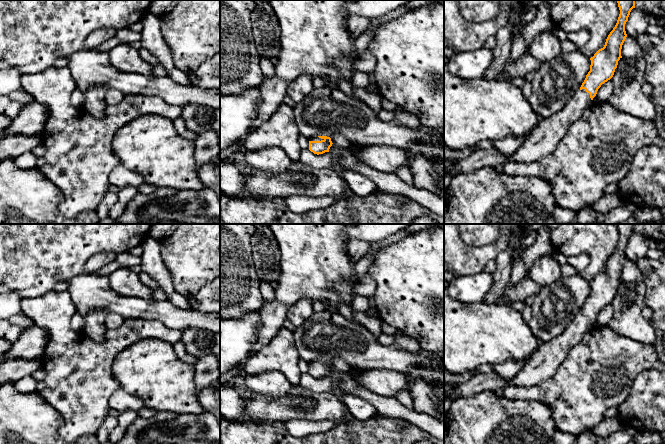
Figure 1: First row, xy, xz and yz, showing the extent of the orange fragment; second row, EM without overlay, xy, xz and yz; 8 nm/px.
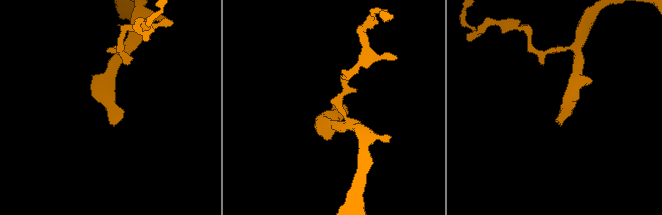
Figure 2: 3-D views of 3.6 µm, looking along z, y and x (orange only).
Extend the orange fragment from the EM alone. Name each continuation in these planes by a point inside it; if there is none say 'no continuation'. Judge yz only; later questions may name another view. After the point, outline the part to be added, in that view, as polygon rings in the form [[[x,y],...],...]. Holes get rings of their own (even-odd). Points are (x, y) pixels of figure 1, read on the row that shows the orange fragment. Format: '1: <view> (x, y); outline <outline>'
1: yz (543, 140); outline [[[585,89],[576,92],[559,112],[542,118],[510,160],[518,163],[534,162],[551,154],[570,125],[582,116],[591,103],[590,94]]]

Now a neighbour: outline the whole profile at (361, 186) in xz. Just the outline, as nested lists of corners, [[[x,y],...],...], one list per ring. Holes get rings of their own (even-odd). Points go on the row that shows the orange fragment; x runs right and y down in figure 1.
[[[346,169],[341,175],[356,196],[366,197],[377,191],[375,183],[363,174]]]

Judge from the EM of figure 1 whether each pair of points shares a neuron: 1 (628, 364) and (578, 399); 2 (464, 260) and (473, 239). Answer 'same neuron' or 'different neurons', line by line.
1: same neuron
2: different neurons

